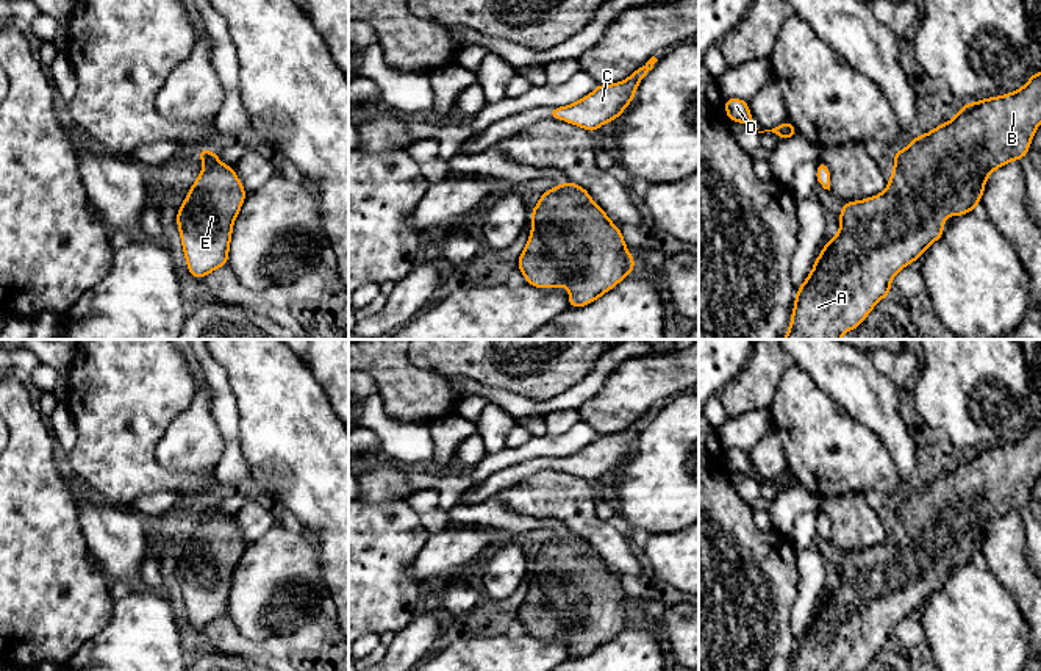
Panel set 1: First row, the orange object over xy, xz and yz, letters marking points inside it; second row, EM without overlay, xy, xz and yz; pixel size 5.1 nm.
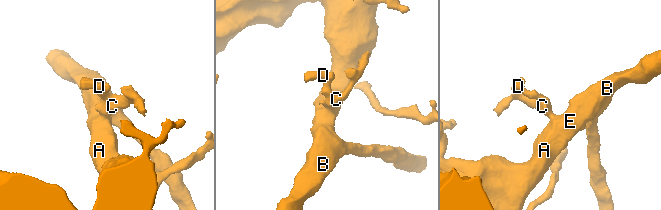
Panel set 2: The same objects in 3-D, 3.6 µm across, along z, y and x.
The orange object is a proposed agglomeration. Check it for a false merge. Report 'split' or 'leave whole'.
leave whole

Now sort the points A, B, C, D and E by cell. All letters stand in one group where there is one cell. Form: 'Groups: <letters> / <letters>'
Groups: A B C D E

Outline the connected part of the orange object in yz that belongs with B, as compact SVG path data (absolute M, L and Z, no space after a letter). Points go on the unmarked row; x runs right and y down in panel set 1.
M1036 422L1024 438L963 455L952 471L916 486L907 499L894 502L894 521L886 540L871 549L842 554L839 583L822 597L813 621L799 637L791 671L864 671L878 651L891 644L891 629L943 588L944 568L974 562L982 552L989 524L1011 510L1024 510L1039 474L1041 422Z

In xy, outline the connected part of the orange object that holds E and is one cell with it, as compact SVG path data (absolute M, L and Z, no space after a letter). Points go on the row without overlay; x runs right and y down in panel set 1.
M200 499L195 501L203 511L202 524L191 536L191 543L178 558L177 574L184 601L189 624L200 630L217 618L228 615L228 599L231 593L233 572L247 546L242 533L236 527L233 516L222 515L219 505Z

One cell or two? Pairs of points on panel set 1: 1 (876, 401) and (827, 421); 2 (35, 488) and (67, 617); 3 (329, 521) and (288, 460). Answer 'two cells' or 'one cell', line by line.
1: two cells
2: one cell
3: one cell

